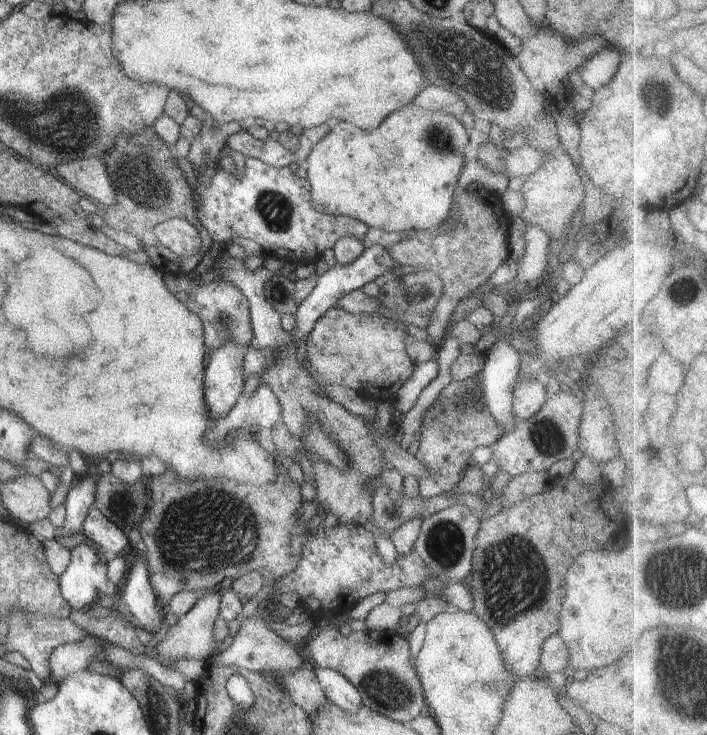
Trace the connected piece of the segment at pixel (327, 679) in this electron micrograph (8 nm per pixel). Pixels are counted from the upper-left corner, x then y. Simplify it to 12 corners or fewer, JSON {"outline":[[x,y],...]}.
{"outline":[[314,672],[331,704],[346,713],[363,708],[359,691],[342,674]]}

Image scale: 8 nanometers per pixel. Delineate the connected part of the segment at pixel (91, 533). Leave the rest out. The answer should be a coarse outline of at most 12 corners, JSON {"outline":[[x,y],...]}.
{"outline":[[90,508],[83,534],[100,551],[120,556],[126,533]]}

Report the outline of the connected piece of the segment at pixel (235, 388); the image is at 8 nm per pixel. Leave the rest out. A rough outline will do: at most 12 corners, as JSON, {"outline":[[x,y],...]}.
{"outline":[[226,341],[210,354],[204,397],[211,421],[243,394],[242,348]]}

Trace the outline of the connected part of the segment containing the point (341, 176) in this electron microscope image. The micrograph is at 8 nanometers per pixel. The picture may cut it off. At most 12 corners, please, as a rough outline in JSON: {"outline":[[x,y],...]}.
{"outline":[[412,108],[338,122],[305,163],[313,208],[389,233],[452,216],[468,142]]}

